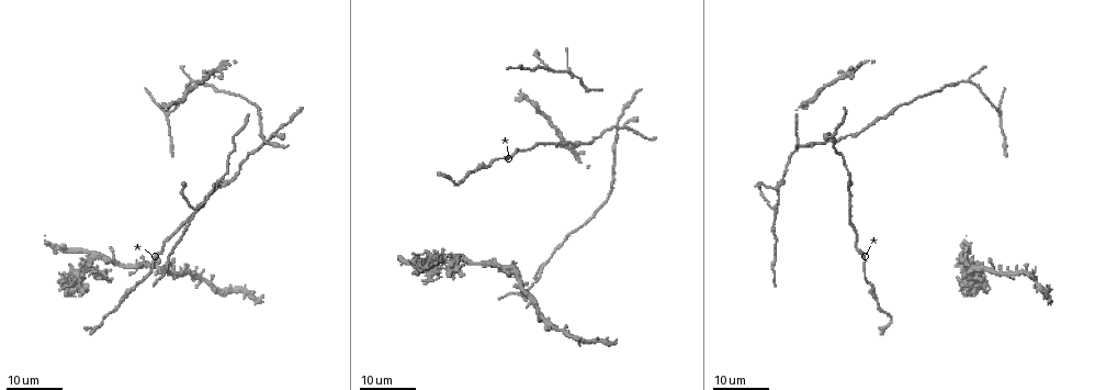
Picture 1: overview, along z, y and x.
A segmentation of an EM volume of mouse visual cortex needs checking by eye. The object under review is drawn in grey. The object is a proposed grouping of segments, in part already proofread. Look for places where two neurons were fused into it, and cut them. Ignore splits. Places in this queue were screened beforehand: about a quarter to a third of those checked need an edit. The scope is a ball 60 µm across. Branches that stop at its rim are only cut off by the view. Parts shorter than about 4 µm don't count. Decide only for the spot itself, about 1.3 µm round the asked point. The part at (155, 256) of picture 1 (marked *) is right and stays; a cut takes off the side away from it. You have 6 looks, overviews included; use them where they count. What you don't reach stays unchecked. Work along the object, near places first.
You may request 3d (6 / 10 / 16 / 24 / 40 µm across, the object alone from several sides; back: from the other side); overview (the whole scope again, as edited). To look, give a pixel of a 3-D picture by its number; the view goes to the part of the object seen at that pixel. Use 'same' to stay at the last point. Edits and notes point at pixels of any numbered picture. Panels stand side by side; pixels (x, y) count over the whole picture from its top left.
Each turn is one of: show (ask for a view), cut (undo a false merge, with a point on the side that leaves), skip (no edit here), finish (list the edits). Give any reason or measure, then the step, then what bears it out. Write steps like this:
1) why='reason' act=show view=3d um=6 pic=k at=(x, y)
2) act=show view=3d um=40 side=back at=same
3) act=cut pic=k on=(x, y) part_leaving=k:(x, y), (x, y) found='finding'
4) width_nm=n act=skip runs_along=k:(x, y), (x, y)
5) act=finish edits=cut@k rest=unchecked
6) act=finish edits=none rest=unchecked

why='two arms in line, one across' act=show view=3d um=16 pic=1 at=(195, 211)

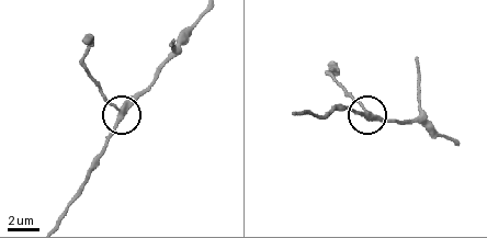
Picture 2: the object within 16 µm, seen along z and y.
act=show view=3d um=10 pic=2 at=(119, 110)

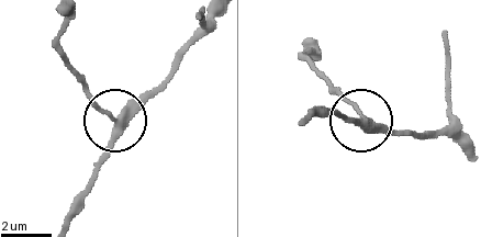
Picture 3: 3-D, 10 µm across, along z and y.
act=skip found='all the same neuron'

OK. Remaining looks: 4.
why='arms part here' act=show view=3d um=24 pic=1 at=(998, 113)

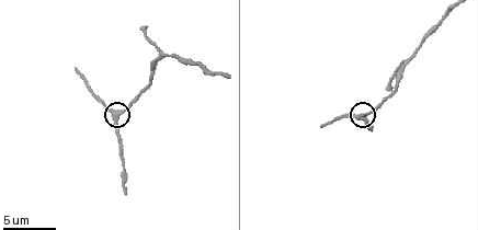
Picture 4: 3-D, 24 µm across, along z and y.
act=show view=3d um=10 pic=4 at=(113, 118)

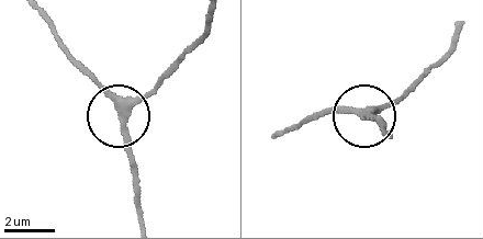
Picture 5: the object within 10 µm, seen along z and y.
width_nm=280 act=skip runs_along=5:(214, 15), (201, 41), (122, 112), (65, 49) found='one neuron here'

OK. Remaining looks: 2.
act=finish edits=none rest=unchecked

